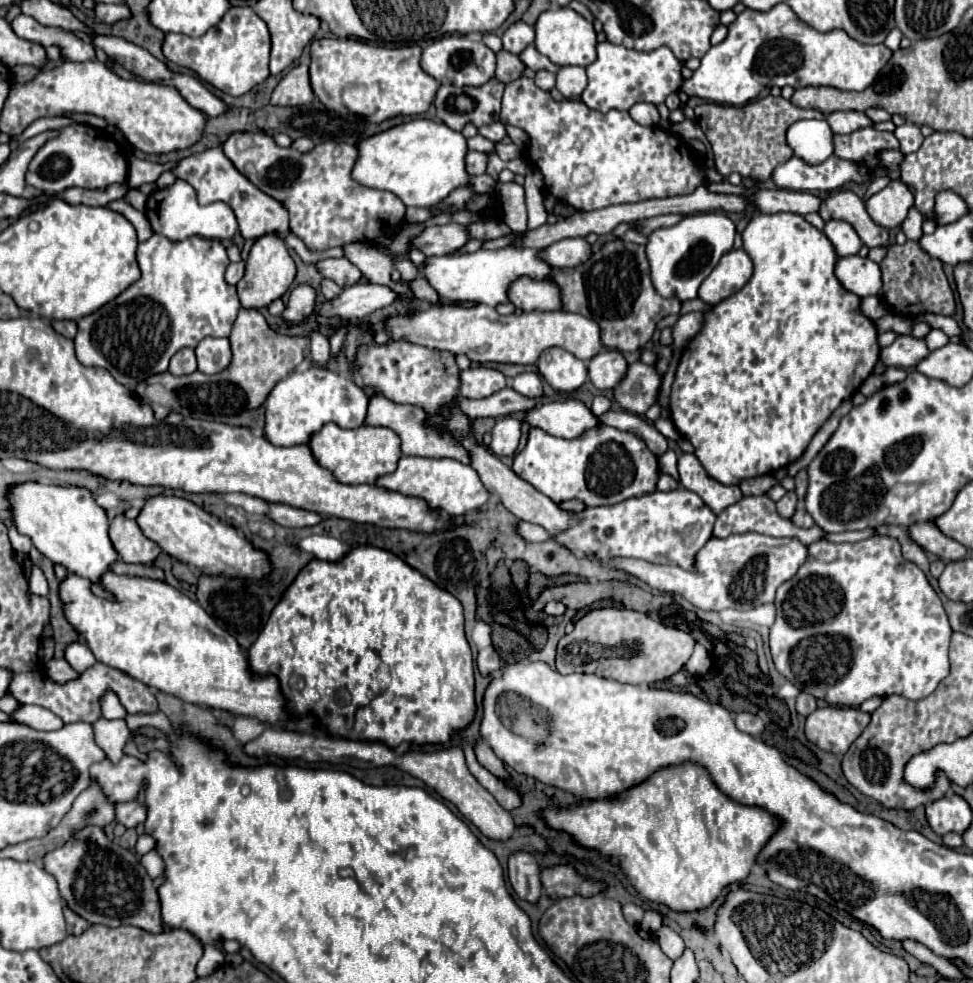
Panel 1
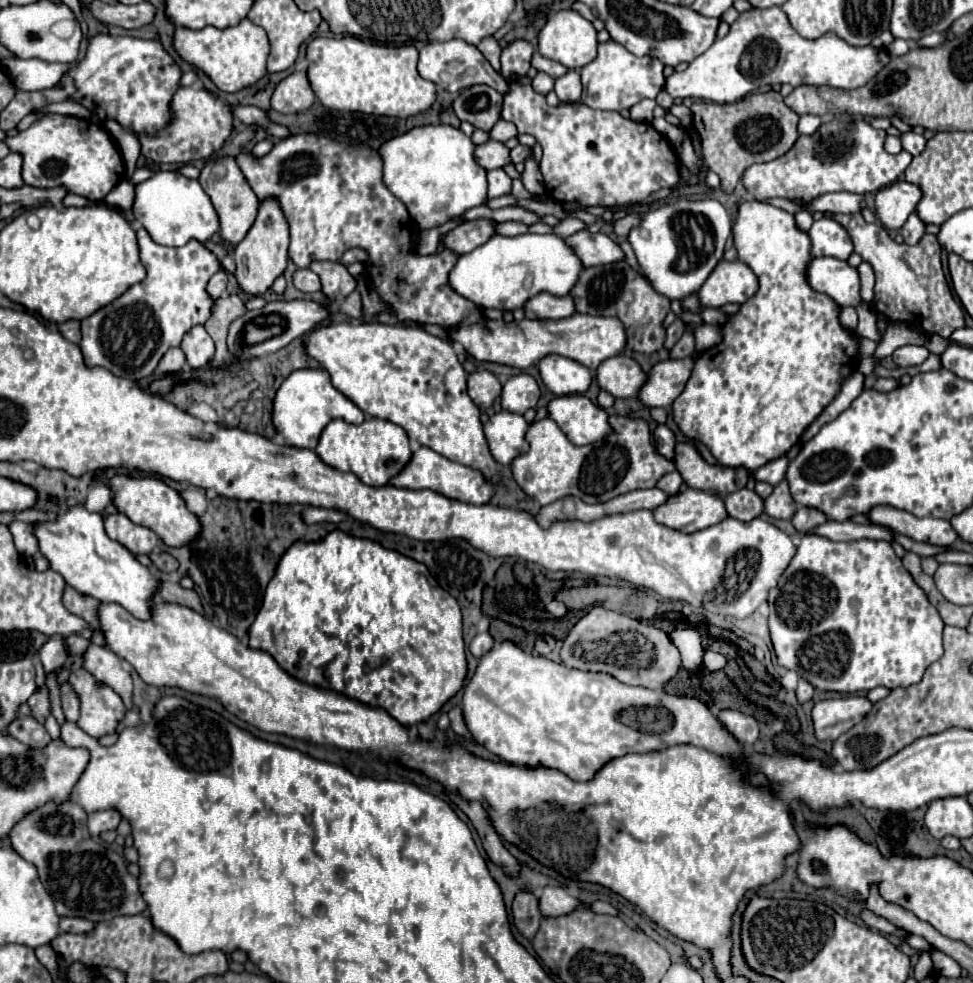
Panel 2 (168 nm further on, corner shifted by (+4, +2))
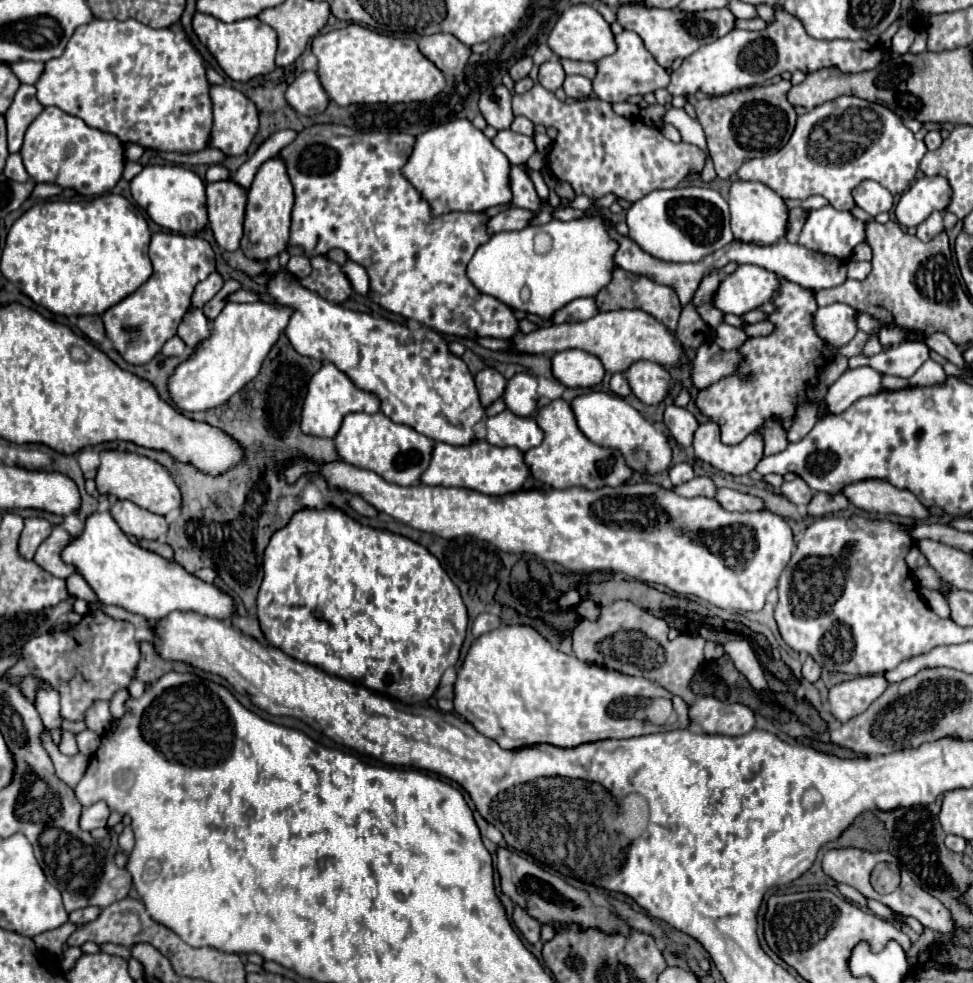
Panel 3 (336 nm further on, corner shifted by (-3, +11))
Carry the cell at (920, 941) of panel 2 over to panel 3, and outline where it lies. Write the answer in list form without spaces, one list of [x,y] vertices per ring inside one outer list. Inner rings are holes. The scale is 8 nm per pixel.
[[[867,899],[867,907],[880,917],[897,921],[894,912],[879,901]]]

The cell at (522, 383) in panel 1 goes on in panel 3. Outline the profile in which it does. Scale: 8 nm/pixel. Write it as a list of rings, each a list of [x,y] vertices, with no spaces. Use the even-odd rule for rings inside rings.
[[[514,374],[508,380],[504,402],[516,416],[532,416],[538,404],[538,380],[530,374]]]

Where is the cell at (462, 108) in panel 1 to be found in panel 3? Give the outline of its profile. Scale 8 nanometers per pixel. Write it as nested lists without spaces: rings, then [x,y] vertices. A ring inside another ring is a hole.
[[[496,86],[480,96],[480,112],[496,130],[508,130],[514,120],[510,100],[512,94],[506,90],[506,86]]]

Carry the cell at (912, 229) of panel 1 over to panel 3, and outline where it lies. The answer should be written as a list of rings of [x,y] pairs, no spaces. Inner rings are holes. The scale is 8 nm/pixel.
[[[934,212],[928,220],[924,220],[924,222],[918,226],[916,236],[924,242],[924,240],[932,240],[932,238],[936,238],[942,230],[944,230],[944,224],[942,224],[942,214],[940,214],[940,212]]]

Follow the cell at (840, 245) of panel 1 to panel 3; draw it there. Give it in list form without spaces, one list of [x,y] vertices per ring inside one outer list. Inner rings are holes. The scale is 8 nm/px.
[[[830,204],[808,212],[798,244],[808,250],[848,262],[852,250],[866,240],[866,224],[850,212],[834,210]]]

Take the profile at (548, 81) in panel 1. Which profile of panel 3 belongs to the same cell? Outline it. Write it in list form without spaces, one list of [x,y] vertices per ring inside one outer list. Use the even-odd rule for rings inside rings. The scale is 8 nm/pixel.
[[[552,58],[552,60],[548,60],[548,62],[544,62],[544,64],[540,66],[538,82],[540,82],[544,88],[548,88],[550,92],[556,92],[556,90],[562,86],[564,78],[566,78],[566,74],[564,74],[564,70],[562,70],[560,60]]]

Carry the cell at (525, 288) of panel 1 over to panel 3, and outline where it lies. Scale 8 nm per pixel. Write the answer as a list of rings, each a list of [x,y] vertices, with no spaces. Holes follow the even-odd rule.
[[[578,298],[572,300],[570,304],[566,304],[562,310],[558,310],[554,314],[554,324],[564,324],[564,322],[580,322],[580,320],[588,320],[592,316],[596,316],[598,306],[594,298]]]

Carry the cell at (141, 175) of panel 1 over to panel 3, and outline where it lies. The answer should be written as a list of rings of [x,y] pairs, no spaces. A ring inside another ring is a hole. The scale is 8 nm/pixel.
[[[215,164],[209,166],[205,175],[207,182],[216,182],[230,178],[230,171],[223,165]]]

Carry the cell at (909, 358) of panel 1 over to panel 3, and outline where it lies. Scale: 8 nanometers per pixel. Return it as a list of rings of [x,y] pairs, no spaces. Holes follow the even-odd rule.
[[[906,340],[898,346],[890,346],[880,354],[880,366],[872,366],[876,368],[880,374],[890,374],[890,376],[900,376],[900,378],[910,378],[926,360],[928,360],[928,346],[924,342],[914,342],[914,340]]]

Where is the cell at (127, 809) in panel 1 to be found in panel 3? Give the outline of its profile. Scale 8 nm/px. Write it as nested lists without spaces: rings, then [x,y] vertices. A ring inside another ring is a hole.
[[[96,802],[96,804],[92,804],[92,806],[88,806],[88,808],[82,810],[82,814],[80,814],[80,828],[84,828],[84,830],[90,832],[94,828],[106,826],[108,816],[110,816],[108,806],[104,802]]]

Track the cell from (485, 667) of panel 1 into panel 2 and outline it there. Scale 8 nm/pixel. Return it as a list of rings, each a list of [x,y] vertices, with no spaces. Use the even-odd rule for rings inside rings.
[[[481,633],[481,635],[475,635],[475,639],[471,641],[469,645],[469,651],[481,659],[485,653],[489,653],[489,649],[493,649],[493,637],[489,633]]]

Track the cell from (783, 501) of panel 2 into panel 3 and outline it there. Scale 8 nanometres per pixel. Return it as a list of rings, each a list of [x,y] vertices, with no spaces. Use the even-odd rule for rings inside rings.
[[[794,478],[792,482],[784,482],[780,492],[794,504],[808,504],[812,500],[812,496],[814,496],[812,488],[808,488],[808,484],[804,480],[800,480],[800,478]]]

